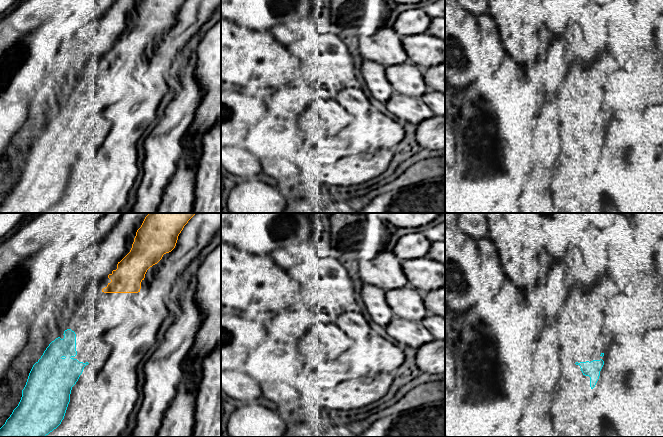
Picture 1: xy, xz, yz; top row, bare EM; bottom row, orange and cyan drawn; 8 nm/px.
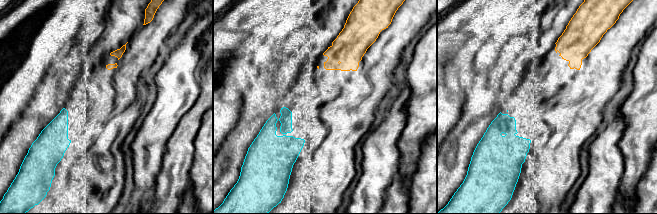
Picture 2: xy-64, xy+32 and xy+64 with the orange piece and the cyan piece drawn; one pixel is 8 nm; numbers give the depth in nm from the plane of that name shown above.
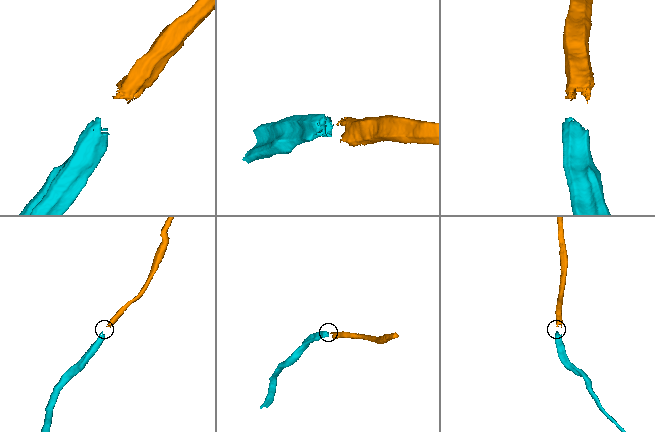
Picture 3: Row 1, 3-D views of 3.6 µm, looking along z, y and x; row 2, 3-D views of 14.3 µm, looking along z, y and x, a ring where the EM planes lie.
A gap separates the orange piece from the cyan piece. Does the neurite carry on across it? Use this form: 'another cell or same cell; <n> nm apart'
same cell; 400 nm apart

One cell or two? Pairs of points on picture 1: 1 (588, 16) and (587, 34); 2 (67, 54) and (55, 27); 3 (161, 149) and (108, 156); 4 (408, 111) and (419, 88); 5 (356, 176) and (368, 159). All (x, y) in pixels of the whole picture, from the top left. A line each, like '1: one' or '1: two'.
1: one
2: two
3: two
4: two
5: one

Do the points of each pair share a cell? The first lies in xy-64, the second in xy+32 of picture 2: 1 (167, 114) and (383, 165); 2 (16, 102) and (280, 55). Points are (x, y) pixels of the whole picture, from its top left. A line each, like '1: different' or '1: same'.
1: same
2: different

